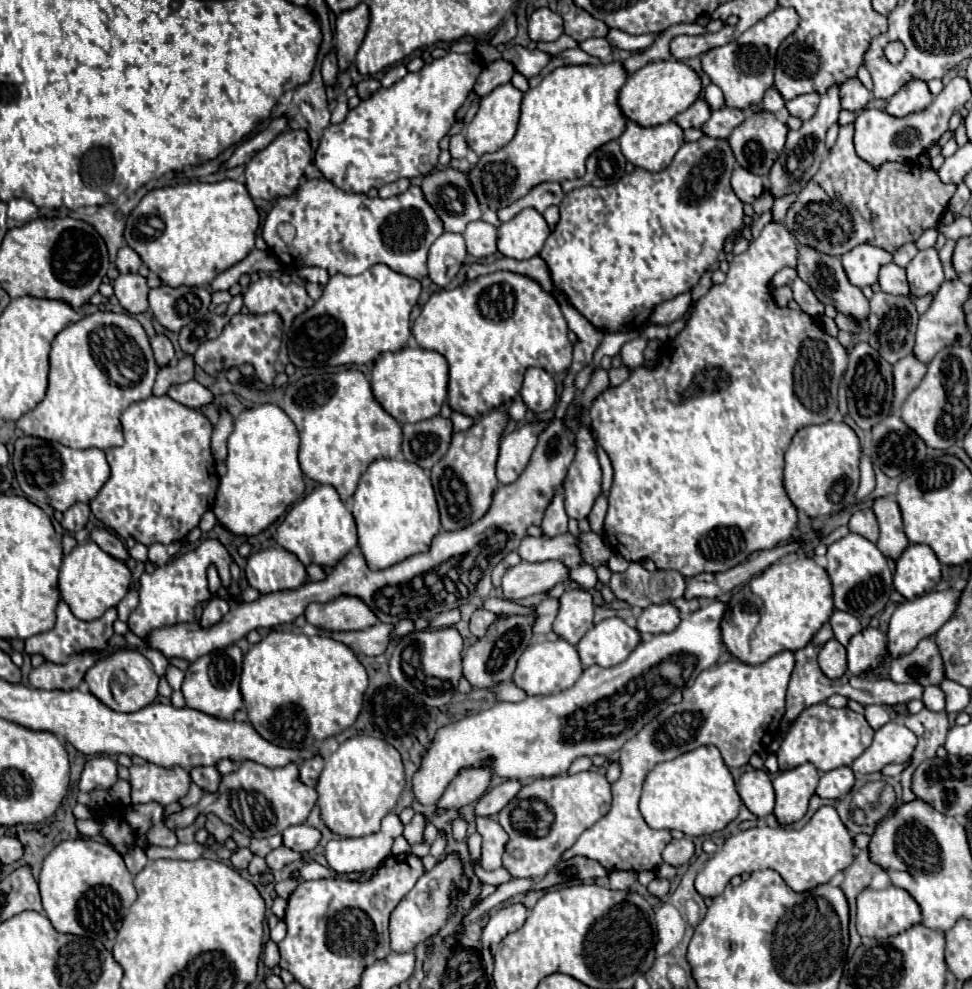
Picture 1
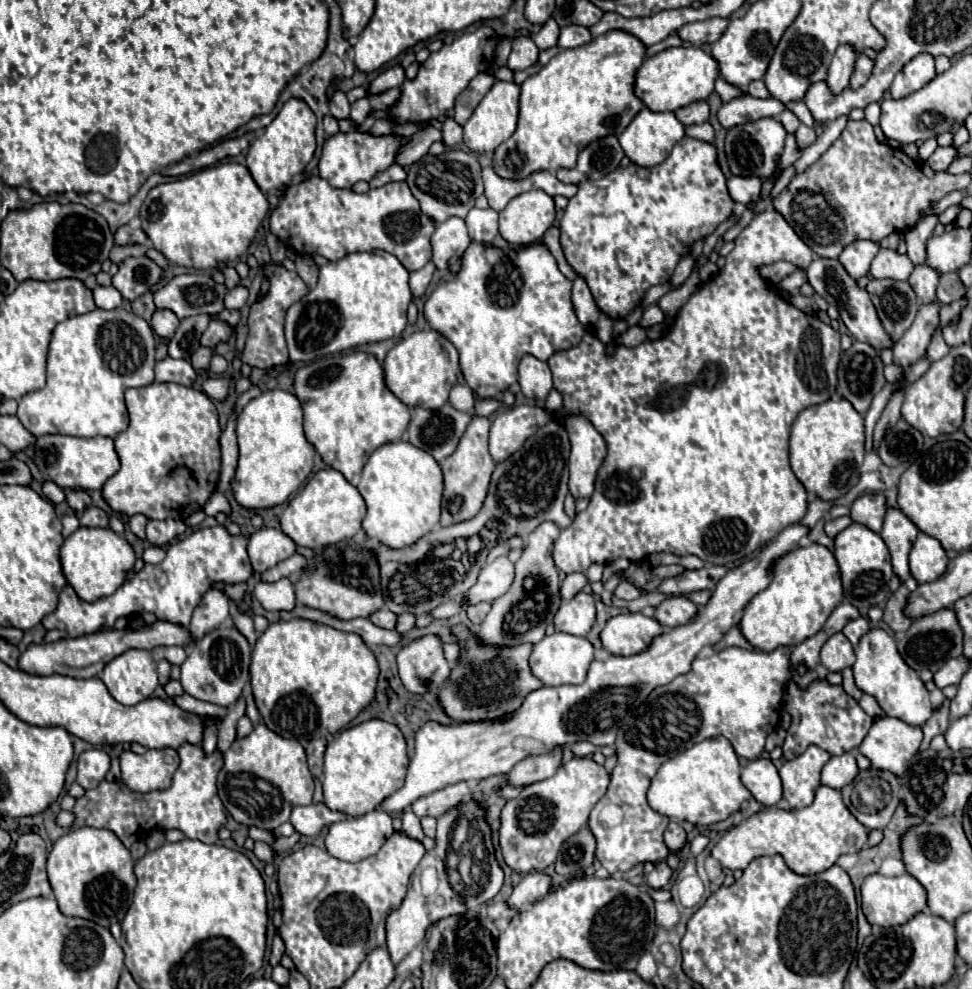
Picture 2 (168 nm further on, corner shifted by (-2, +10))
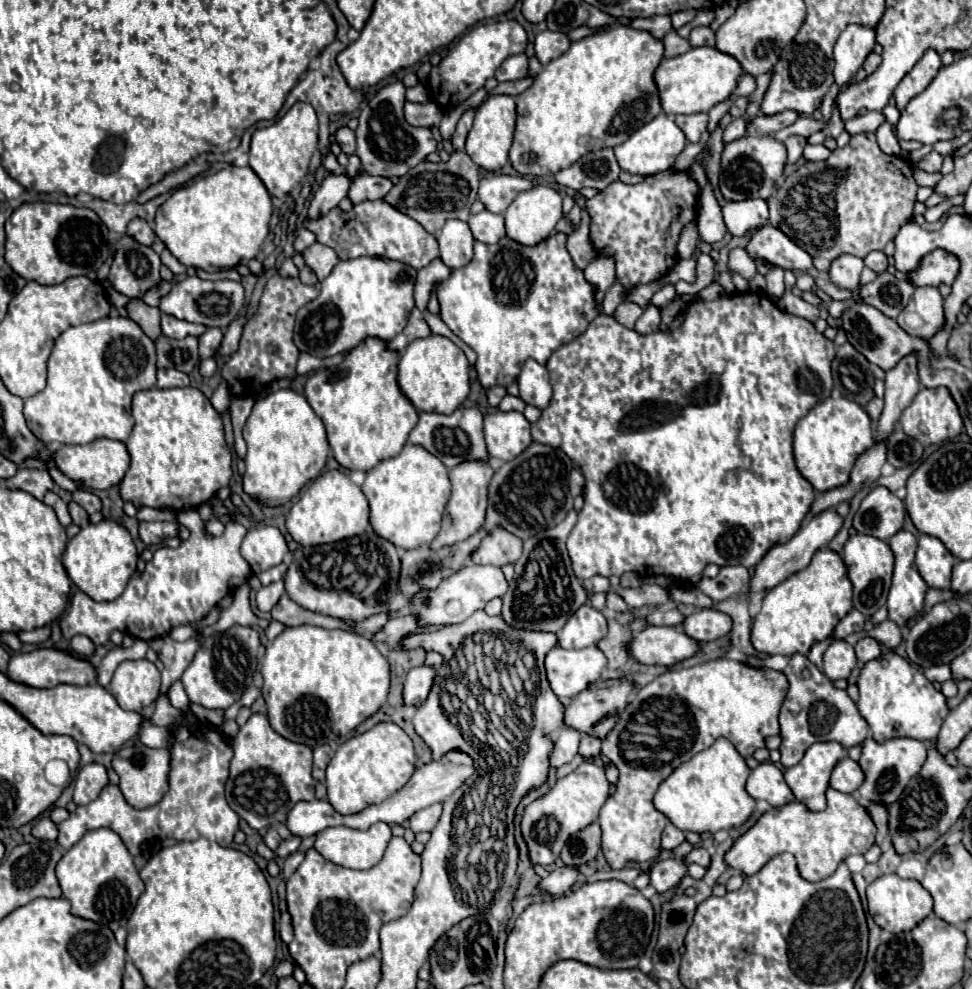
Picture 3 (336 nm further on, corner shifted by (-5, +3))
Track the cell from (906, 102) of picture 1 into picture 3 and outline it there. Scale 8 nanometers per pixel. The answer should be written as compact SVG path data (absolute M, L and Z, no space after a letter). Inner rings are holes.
M926 51L922 55L922 59L914 65L914 69L910 73L906 73L906 77L898 83L898 87L894 89L894 99L896 99L896 107L904 109L906 103L916 97L918 93L922 93L932 79L936 77L936 73L940 71L942 63L940 63L940 55L936 51Z

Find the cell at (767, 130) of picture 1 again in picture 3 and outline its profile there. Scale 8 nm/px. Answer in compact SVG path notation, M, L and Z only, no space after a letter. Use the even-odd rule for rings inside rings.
M744 135L732 143L726 143L722 153L722 169L720 169L720 191L726 201L740 201L750 197L768 199L778 181L782 179L782 171L786 165L786 147L782 141L764 135Z

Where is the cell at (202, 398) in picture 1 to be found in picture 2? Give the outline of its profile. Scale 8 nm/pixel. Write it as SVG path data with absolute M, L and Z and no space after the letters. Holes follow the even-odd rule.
M165 358L155 366L155 380L157 382L175 382L183 386L191 386L197 378L197 372L187 360L173 360Z

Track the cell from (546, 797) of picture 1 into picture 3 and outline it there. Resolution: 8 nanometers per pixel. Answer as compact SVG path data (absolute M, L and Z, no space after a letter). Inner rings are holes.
M582 763L574 773L566 775L564 779L556 781L556 785L542 797L538 797L534 803L524 807L524 815L520 821L522 837L528 847L528 855L532 865L552 865L564 843L570 839L570 835L582 831L590 823L598 819L598 811L608 797L610 783L604 775L604 769L598 767L596 763ZM544 821L544 823L542 823ZM552 821L552 823L548 823Z

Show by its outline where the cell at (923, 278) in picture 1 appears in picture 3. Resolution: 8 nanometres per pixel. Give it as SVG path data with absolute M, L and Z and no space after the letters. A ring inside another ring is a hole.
M916 287L908 307L898 317L898 325L912 337L932 337L944 323L942 301L936 287Z

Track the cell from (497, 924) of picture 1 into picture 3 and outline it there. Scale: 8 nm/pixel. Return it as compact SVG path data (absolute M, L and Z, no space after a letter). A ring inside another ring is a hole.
M560 867L560 869L554 869L548 877L540 879L538 891L544 895L560 897L570 891L570 887L576 883L576 879L578 879L578 871L574 867Z

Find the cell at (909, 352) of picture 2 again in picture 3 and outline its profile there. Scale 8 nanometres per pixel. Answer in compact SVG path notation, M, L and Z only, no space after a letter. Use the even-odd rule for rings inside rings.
M908 353L896 367L892 367L886 373L886 393L884 393L884 411L878 419L878 437L876 441L888 439L888 435L894 431L900 413L908 407L908 403L914 399L914 395L920 391L920 377L918 377L918 355Z

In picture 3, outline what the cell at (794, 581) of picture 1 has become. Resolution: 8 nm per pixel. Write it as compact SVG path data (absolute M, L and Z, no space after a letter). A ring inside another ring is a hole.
M822 547L812 563L766 593L760 613L752 623L752 645L768 655L806 655L818 641L830 637L836 623L852 609L852 583L838 553Z

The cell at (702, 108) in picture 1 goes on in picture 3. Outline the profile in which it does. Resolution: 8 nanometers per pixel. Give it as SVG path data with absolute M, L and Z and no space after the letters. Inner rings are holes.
M694 113L694 115L676 115L674 117L676 125L684 131L686 139L692 143L698 143L702 133L706 131L708 125L708 113Z

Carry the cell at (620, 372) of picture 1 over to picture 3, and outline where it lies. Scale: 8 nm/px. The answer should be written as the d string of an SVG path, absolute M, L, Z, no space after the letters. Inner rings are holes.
M650 305L650 307L642 313L642 317L636 321L636 331L638 331L640 335L648 335L648 333L658 331L658 325L660 325L660 311L658 311L654 305Z

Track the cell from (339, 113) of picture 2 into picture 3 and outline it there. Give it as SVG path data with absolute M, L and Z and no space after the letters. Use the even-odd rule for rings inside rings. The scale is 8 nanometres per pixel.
M340 127L336 131L336 139L338 139L344 153L350 155L350 153L356 151L356 137L354 137L354 131L350 127Z

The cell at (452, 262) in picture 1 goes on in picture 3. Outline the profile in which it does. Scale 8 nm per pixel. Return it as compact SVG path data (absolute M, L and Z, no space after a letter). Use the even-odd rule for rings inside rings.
M448 219L448 223L438 233L440 259L446 267L458 269L464 267L472 259L472 233L468 223L460 219Z

